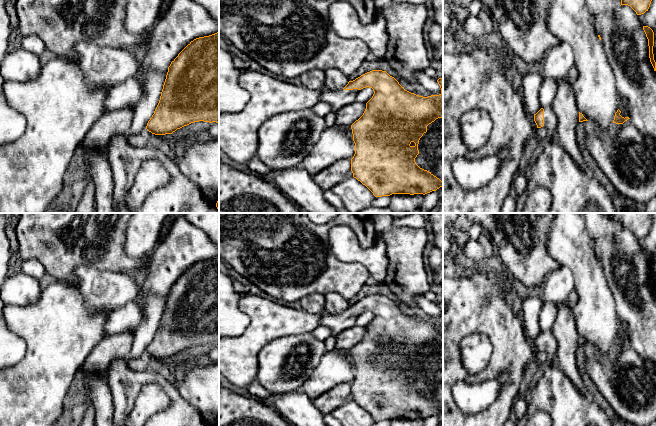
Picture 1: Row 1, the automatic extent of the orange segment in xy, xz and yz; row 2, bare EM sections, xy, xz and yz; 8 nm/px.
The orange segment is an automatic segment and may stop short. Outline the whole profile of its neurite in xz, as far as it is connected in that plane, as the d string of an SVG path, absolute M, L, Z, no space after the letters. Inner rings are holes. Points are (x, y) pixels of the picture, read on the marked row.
M372 70L349 81L341 90L328 90L325 87L321 89L320 101L329 103L333 112L353 103L361 89L373 89L374 94L366 103L363 115L351 125L355 143L351 171L353 177L365 185L375 197L392 194L425 195L443 187L439 178L420 168L415 162L419 154L419 140L427 132L427 126L443 117L443 77L437 82L441 93L423 97L405 90L386 71Z

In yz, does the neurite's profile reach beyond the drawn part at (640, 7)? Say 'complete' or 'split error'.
complete

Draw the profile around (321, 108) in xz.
M319 101L316 103L311 110L317 115L325 117L328 113L332 112L332 108L329 103Z

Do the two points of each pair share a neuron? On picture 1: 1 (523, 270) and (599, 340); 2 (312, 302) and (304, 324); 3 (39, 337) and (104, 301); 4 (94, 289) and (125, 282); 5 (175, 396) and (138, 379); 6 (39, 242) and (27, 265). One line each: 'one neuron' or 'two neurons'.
1: two neurons
2: two neurons
3: two neurons
4: one neuron
5: one neuron
6: two neurons

